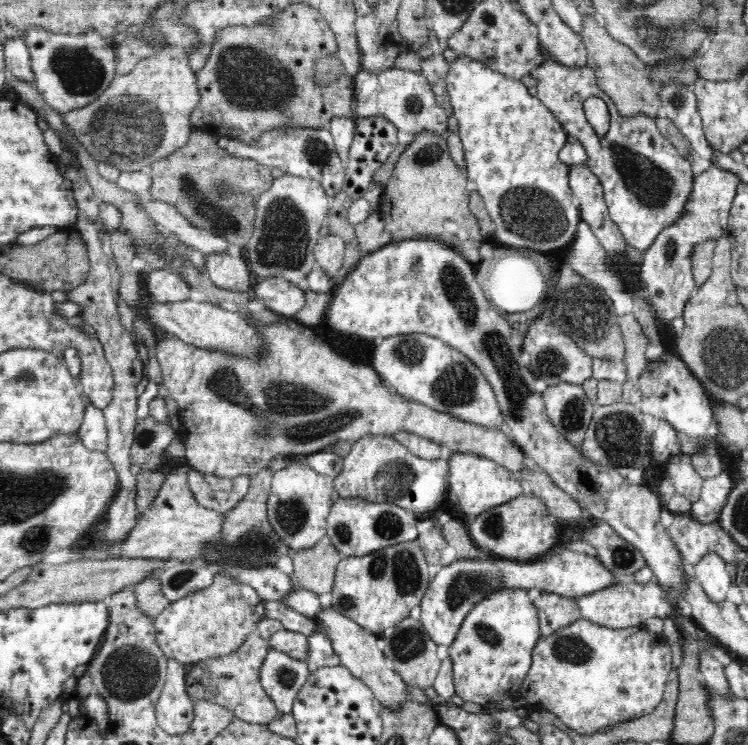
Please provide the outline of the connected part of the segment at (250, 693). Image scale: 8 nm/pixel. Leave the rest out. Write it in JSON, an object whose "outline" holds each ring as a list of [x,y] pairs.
{"outline":[[[258,632],[248,634],[242,646],[232,654],[220,658],[208,658],[194,663],[192,670],[185,674],[185,690],[192,702],[206,699],[223,706],[238,715],[240,719],[253,723],[274,722],[280,715],[272,698],[260,683],[260,666],[266,660],[269,645]]]}

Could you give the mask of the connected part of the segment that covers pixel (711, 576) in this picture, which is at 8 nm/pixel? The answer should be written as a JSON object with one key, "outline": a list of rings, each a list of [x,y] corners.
{"outline":[[[706,554],[702,562],[692,567],[698,583],[706,591],[708,597],[716,603],[726,599],[726,592],[732,584],[726,562],[718,554]]]}

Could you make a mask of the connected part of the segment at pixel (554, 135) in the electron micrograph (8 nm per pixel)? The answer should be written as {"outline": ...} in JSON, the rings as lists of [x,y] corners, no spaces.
{"outline":[[[461,53],[450,66],[446,84],[454,109],[452,122],[461,138],[467,180],[476,182],[476,190],[493,220],[493,242],[540,252],[552,248],[563,251],[572,242],[581,221],[580,208],[568,181],[570,169],[559,159],[559,150],[567,142],[566,129],[537,95],[530,94],[522,81],[495,72]]]}

